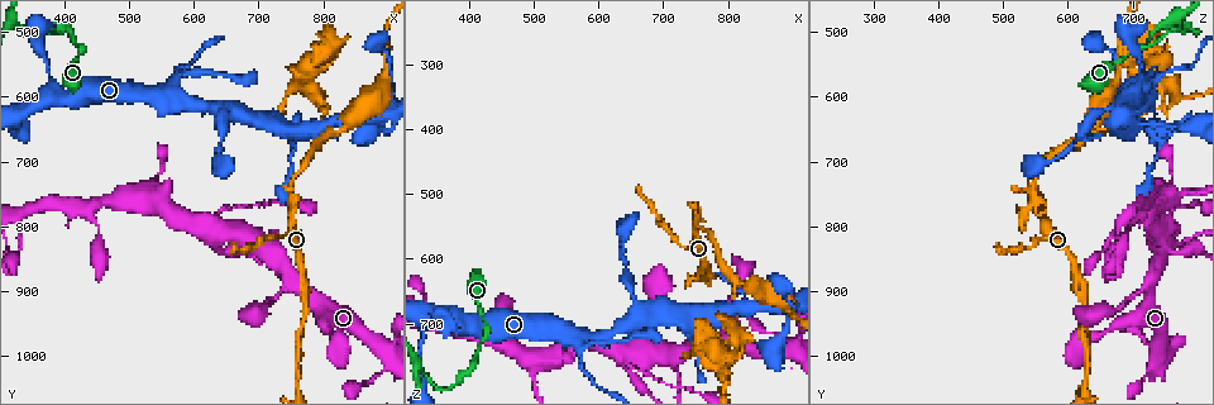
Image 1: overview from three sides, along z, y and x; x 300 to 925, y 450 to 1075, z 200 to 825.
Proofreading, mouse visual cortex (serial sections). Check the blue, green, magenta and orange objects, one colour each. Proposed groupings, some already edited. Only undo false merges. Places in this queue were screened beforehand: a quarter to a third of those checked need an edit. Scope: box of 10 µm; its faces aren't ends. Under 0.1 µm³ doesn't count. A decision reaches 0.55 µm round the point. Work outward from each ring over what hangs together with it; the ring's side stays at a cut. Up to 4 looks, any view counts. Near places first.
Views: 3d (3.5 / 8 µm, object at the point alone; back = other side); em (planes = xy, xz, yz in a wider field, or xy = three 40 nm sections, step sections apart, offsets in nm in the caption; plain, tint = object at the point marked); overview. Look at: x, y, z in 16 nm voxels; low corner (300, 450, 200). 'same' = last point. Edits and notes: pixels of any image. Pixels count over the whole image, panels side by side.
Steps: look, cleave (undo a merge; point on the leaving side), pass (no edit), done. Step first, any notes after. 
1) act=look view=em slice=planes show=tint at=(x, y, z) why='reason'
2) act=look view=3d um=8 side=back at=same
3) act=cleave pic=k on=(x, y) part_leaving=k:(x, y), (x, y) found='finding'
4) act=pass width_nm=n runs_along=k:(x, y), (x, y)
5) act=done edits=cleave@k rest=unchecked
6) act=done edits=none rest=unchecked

act=look view=3d um=8 at=(340, 490, 790) why='sudden change in width'

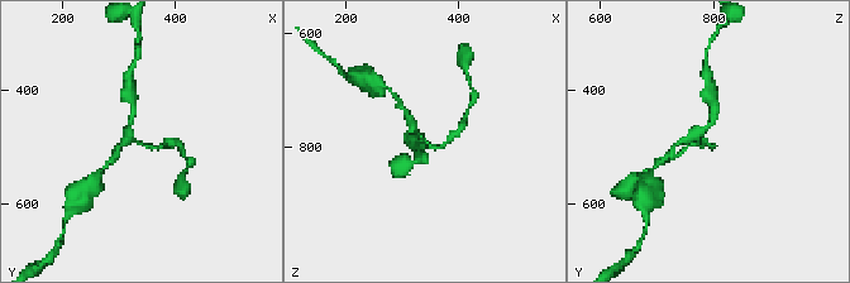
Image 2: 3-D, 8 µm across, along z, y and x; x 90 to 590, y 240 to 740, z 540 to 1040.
act=look view=3d um=3.5 at=same

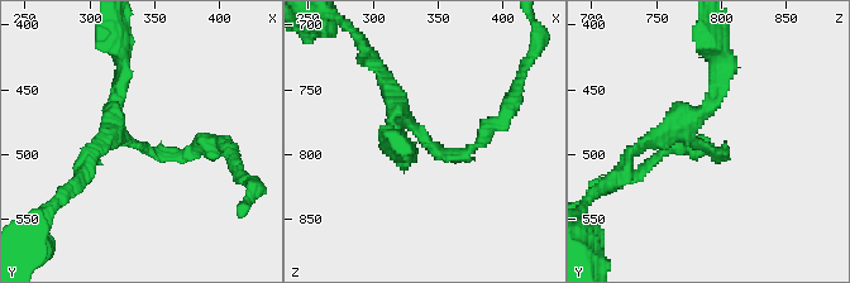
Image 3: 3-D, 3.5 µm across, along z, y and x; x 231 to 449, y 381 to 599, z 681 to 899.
act=pass arms=3 arm_widths_nm=150,200,250 runs_along=3:(204, 142), (153, 153), (115, 126), (103, 145) found='continuous, no second cell'

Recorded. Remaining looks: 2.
act=look view=3d um=3.5 at=(810, 655, 635) why='a fork'

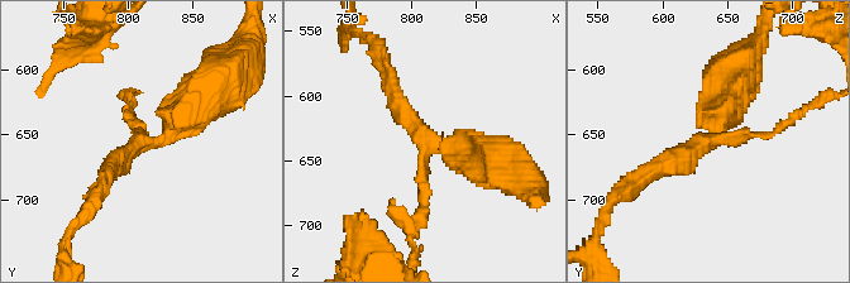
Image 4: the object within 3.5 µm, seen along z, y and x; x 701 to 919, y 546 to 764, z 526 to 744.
act=look view=em slice=xy step=3 show=tint at=(814, 654, 634)

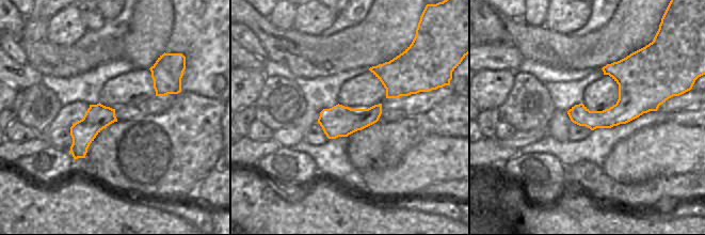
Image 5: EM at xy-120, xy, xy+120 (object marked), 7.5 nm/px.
act=pass arms=3 runs_along=4:(645, 177), (703, 142), (770, 134), (784, 123) found='all the same cell'

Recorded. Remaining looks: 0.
act=done edits=none rest=unchecked

